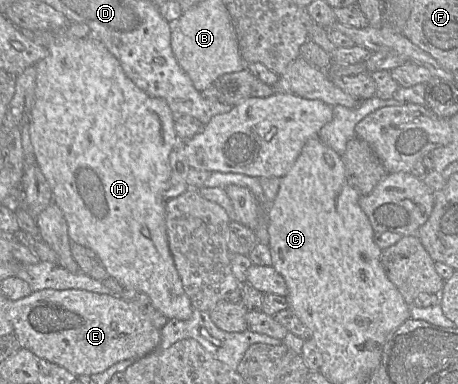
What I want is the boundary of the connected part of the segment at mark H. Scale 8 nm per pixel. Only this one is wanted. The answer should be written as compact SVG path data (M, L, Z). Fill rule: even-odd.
M55 34L47 48L48 54L34 66L36 69L36 88L34 104L29 121L30 140L33 146L36 162L49 183L53 194L53 203L62 211L68 227L70 240L93 250L100 258L108 274L122 287L133 289L146 294L153 307L164 315L167 320L187 320L191 317L193 307L184 291L181 279L171 255L165 225L165 204L163 197L165 185L170 177L169 155L178 145L179 140L175 132L174 116L165 100L150 97L139 89L124 73L119 61L96 38L68 37Z

